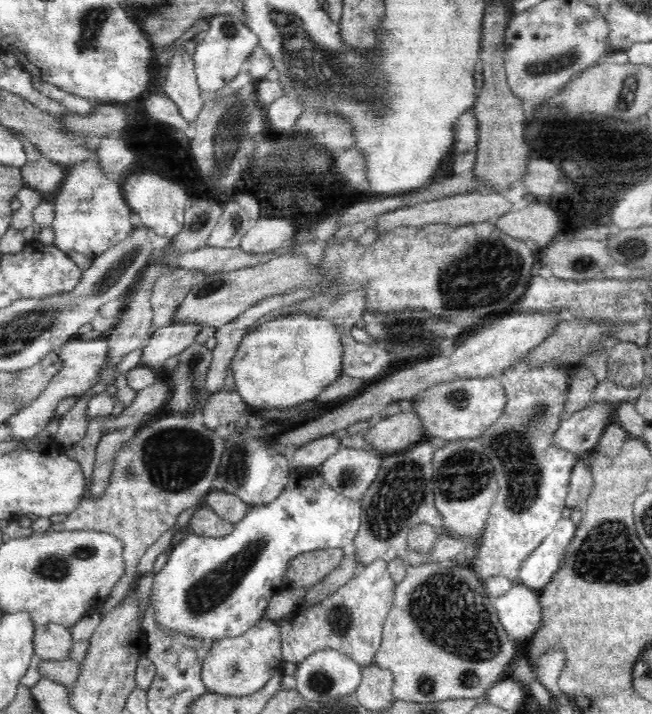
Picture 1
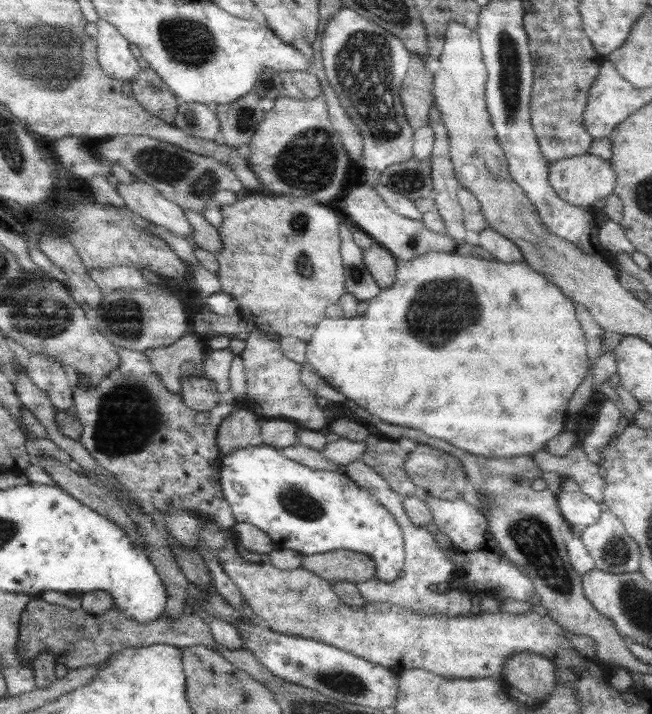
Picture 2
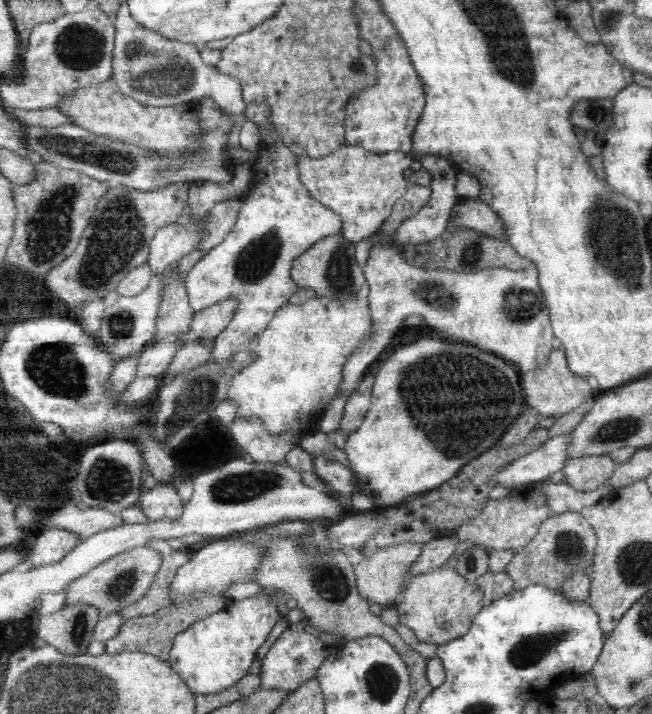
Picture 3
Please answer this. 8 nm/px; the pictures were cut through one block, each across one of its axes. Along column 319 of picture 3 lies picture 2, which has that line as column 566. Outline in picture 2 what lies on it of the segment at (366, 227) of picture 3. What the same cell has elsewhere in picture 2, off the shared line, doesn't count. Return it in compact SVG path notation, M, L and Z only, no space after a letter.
M582 154L550 162L549 182L558 197L581 208L594 207L600 199L605 199L614 192L615 175L608 161L602 161L598 156Z

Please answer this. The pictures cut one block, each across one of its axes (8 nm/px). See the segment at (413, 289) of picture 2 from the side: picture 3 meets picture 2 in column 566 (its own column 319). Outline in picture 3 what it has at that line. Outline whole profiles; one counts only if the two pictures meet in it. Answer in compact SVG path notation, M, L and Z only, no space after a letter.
M365 287L356 296L346 298L344 302L317 296L301 305L293 305L288 302L284 308L278 308L270 326L258 332L252 346L248 348L258 354L256 362L244 368L236 378L230 380L226 399L236 403L238 407L236 417L260 417L263 426L272 435L277 435L284 430L293 430L298 435L298 442L304 435L322 429L324 416L316 414L316 410L326 408L332 398L337 395L343 377L342 366L346 358L352 356L352 350L369 339L369 334L372 332L368 291L368 288Z

